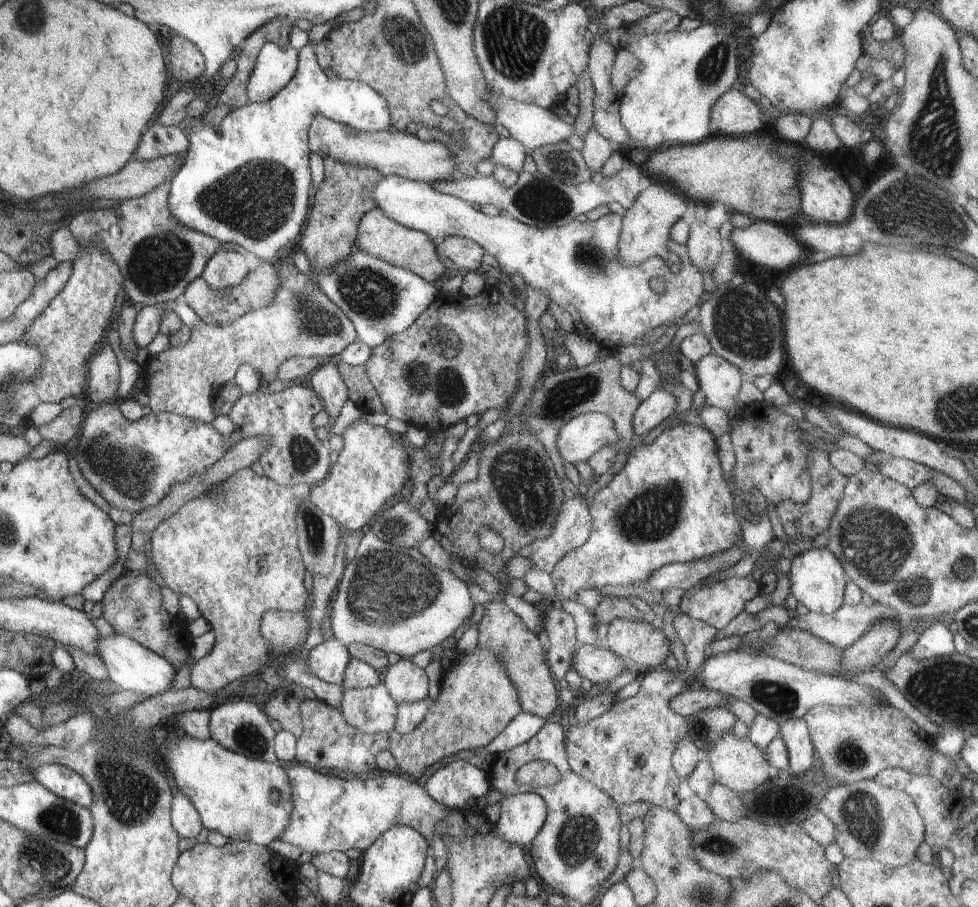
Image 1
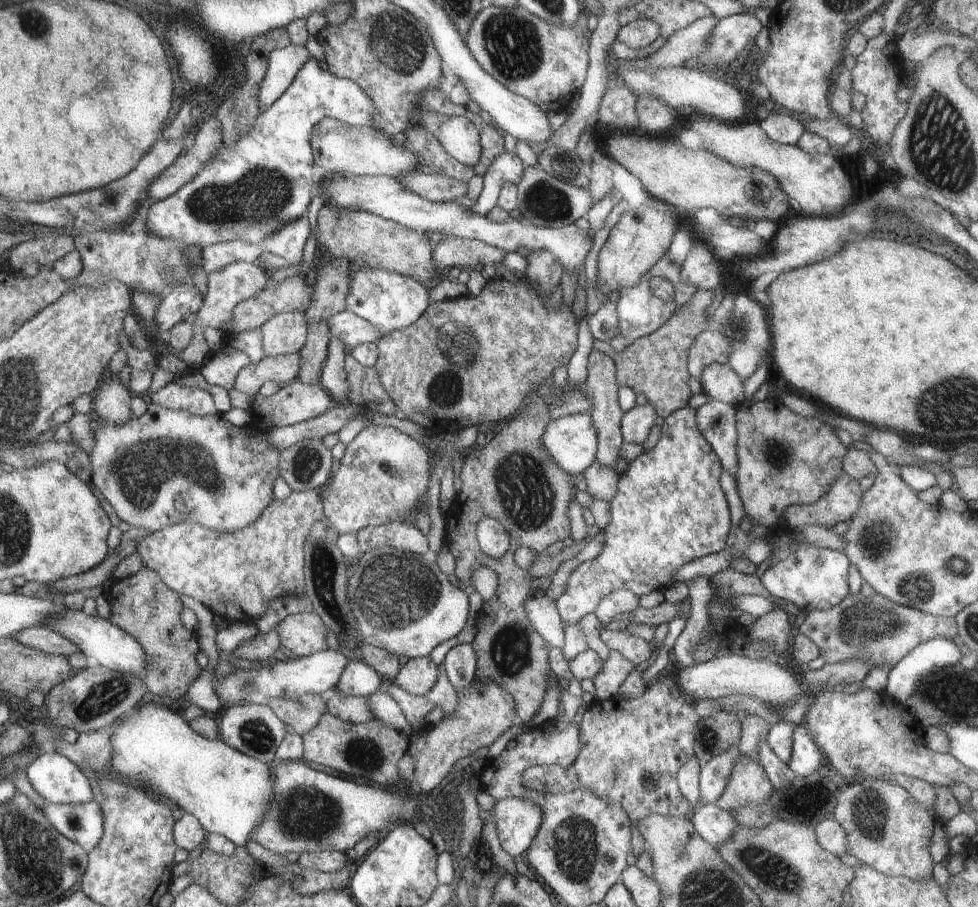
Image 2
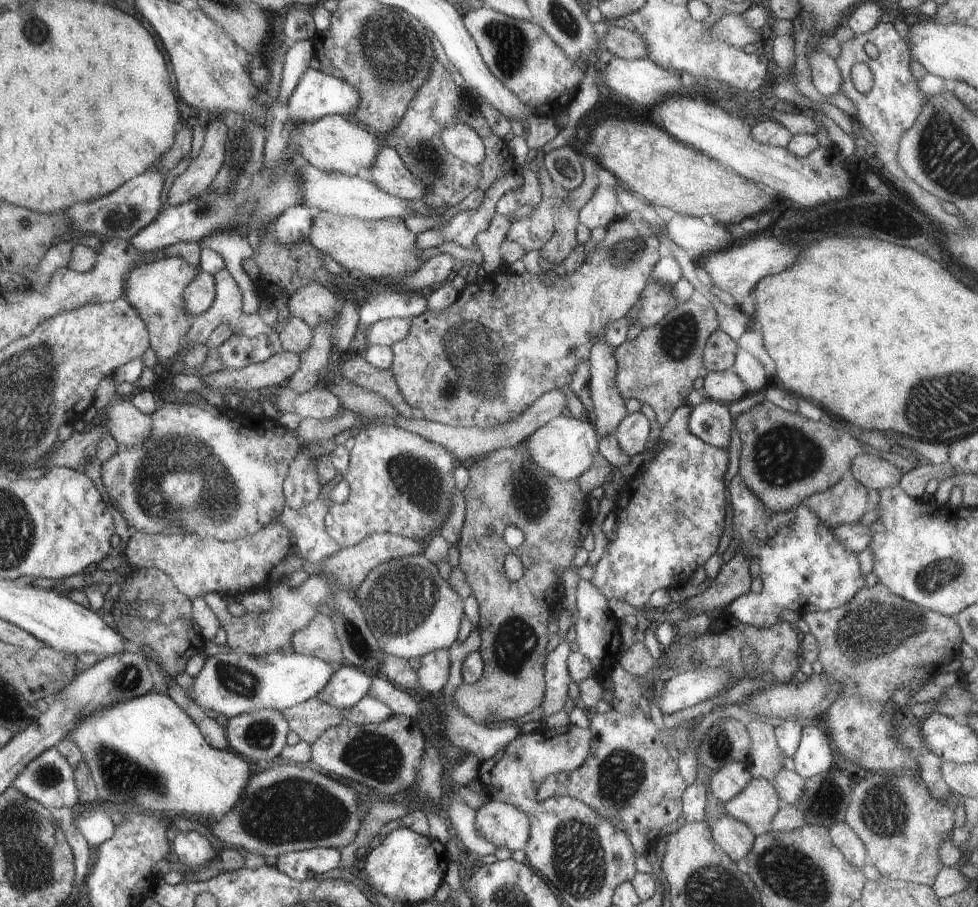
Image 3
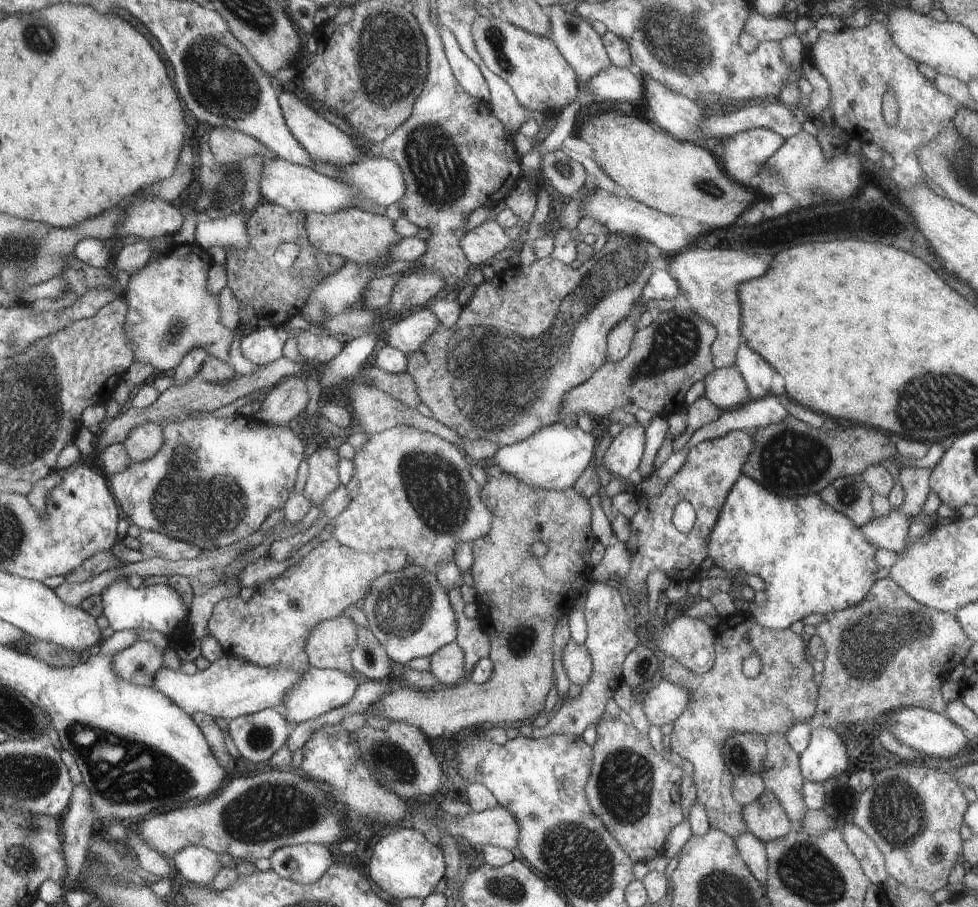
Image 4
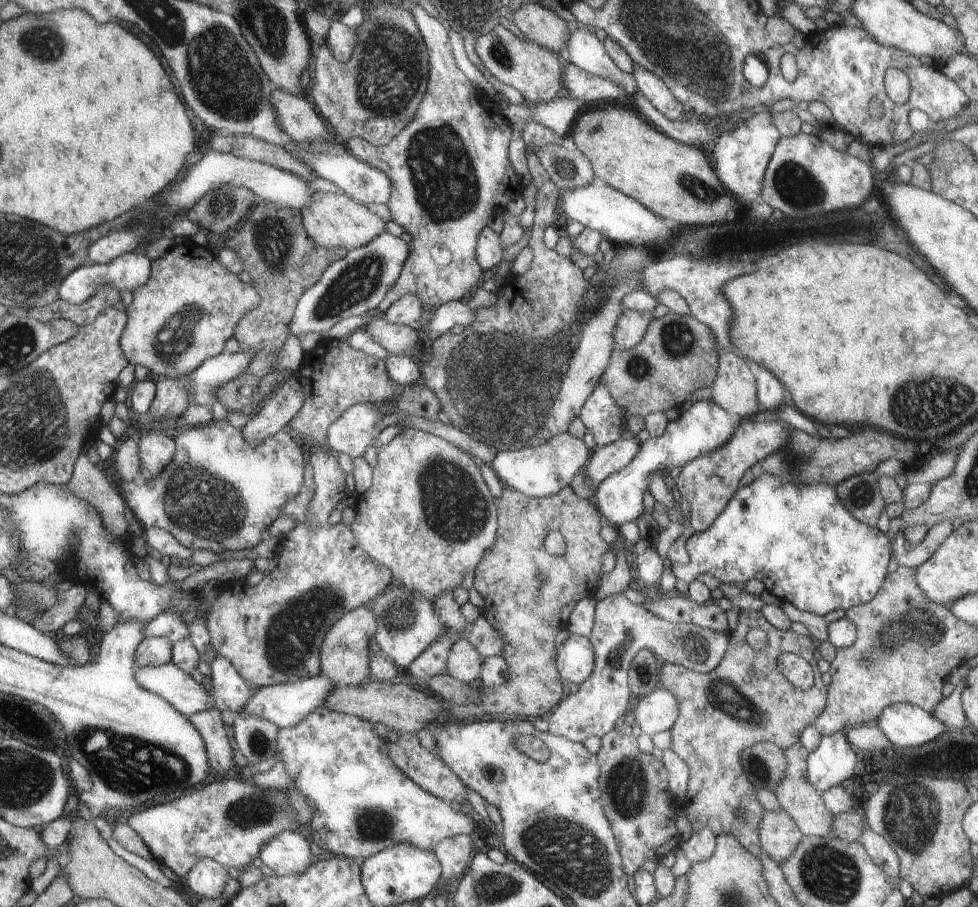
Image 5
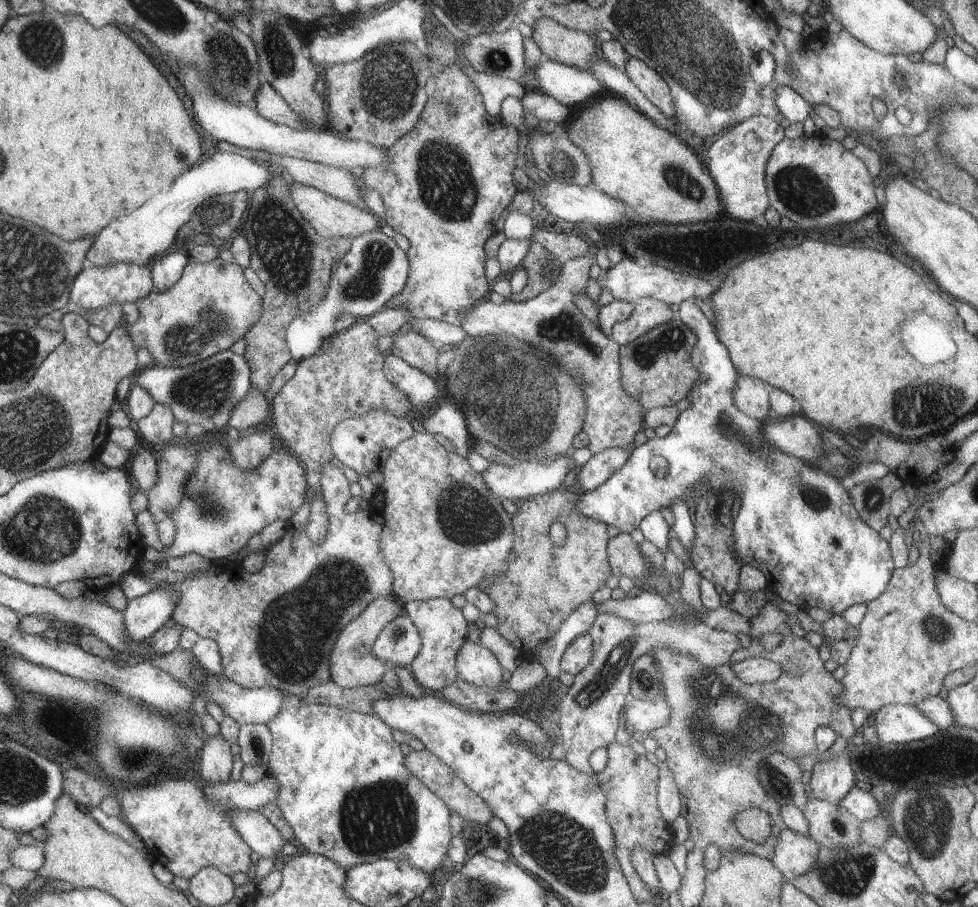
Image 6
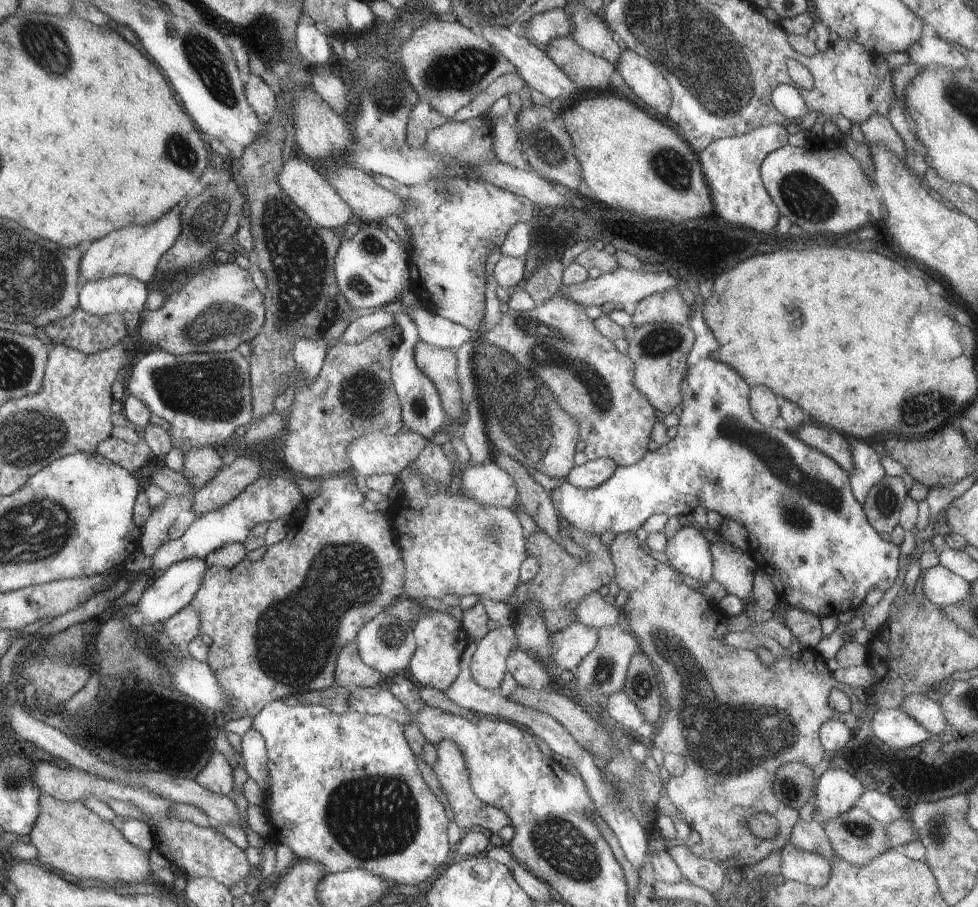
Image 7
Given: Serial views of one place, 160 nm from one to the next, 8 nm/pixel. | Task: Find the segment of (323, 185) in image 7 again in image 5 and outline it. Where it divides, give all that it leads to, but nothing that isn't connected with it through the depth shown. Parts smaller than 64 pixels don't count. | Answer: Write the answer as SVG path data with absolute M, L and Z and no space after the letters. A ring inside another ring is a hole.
M316 192L314 200L301 210L301 218L304 222L306 233L313 238L313 241L322 248L346 248L347 251L354 248L366 246L370 240L377 239L386 231L386 222L371 212L361 203L354 202L344 193Z

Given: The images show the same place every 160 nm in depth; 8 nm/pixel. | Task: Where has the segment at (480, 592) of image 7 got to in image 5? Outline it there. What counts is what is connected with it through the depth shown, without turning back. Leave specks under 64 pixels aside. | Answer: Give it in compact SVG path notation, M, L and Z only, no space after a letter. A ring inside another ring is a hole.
M404 429L388 444L382 444L377 453L377 463L372 466L372 486L359 495L354 505L356 516L350 524L352 536L378 564L386 564L386 568L394 572L395 583L410 588L410 592L426 600L435 601L444 592L461 587L466 572L475 570L494 546L496 530L500 528L497 500L472 456L432 433Z

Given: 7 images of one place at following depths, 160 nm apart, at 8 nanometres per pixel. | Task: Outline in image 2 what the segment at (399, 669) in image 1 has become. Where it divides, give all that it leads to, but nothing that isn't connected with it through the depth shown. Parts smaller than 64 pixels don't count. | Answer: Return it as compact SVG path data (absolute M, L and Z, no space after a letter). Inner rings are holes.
M430 656L409 659L400 668L393 683L416 696L427 694L436 683L439 667Z

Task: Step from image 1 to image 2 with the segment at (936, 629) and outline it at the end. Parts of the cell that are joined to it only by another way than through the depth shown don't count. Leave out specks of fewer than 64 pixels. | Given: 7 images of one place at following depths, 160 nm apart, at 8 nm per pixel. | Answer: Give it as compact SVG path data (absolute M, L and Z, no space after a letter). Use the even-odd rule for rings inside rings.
M942 636L918 644L890 670L886 695L894 702L904 705L918 690L920 680L924 680L928 674L940 668L959 665L962 657L960 648L955 642Z

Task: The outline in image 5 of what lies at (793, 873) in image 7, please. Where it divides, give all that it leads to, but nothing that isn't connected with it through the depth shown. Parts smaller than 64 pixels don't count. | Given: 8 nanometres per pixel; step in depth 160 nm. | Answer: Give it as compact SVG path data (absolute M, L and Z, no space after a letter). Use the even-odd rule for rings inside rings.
M783 809L780 812L774 810L764 812L758 836L763 854L776 860L778 864L792 856L794 848L803 838L796 822Z

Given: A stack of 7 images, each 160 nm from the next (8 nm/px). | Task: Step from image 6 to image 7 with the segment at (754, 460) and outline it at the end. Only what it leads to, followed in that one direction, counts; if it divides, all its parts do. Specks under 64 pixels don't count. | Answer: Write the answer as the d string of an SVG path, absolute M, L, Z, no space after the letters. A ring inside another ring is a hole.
M691 312L691 320L688 318L688 326L694 331L695 341L689 355L687 356L687 371L684 373L681 384L682 393L682 414L677 424L678 432L674 439L670 439L666 446L661 446L656 452L648 451L641 461L629 467L618 467L616 472L604 484L593 489L581 489L567 480L550 491L554 506L559 518L568 522L580 532L600 536L603 532L614 532L614 534L636 531L652 515L664 513L669 517L672 515L687 515L692 513L698 506L702 506L708 512L721 514L724 519L740 522L748 532L747 548L749 555L755 560L758 568L770 575L772 582L777 588L779 601L786 606L802 609L806 613L818 615L820 618L840 614L845 610L858 610L864 603L866 594L872 589L888 590L896 577L900 574L900 549L892 541L884 541L872 528L865 515L863 506L855 499L851 489L850 475L825 452L803 443L793 431L788 428L779 430L777 428L766 428L761 425L751 411L749 396L751 388L749 384L731 366L713 358L713 352L719 347L718 341L714 338L712 331L708 328L702 312Z

